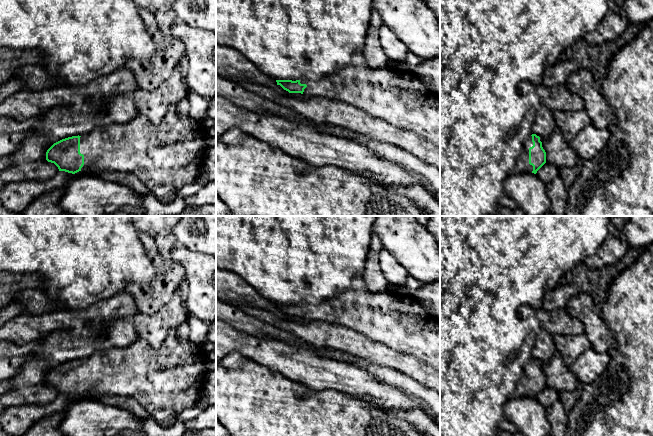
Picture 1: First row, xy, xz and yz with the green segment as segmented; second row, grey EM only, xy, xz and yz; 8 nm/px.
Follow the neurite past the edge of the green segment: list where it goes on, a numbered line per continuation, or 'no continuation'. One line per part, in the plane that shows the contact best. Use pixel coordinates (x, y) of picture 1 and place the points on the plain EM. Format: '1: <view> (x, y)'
1: yz (522, 389)

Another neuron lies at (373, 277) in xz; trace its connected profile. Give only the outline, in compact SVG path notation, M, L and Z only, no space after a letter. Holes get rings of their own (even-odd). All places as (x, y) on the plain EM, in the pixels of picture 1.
M373 233L371 236L370 249L367 255L365 271L360 279L366 284L371 292L384 291L390 287L379 264L379 253L383 249L384 246L379 237Z

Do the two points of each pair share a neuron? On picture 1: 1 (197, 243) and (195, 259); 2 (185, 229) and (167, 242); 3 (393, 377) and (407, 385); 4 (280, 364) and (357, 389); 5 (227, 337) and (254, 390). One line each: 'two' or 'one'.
1: two
2: two
3: one
4: one
5: two

